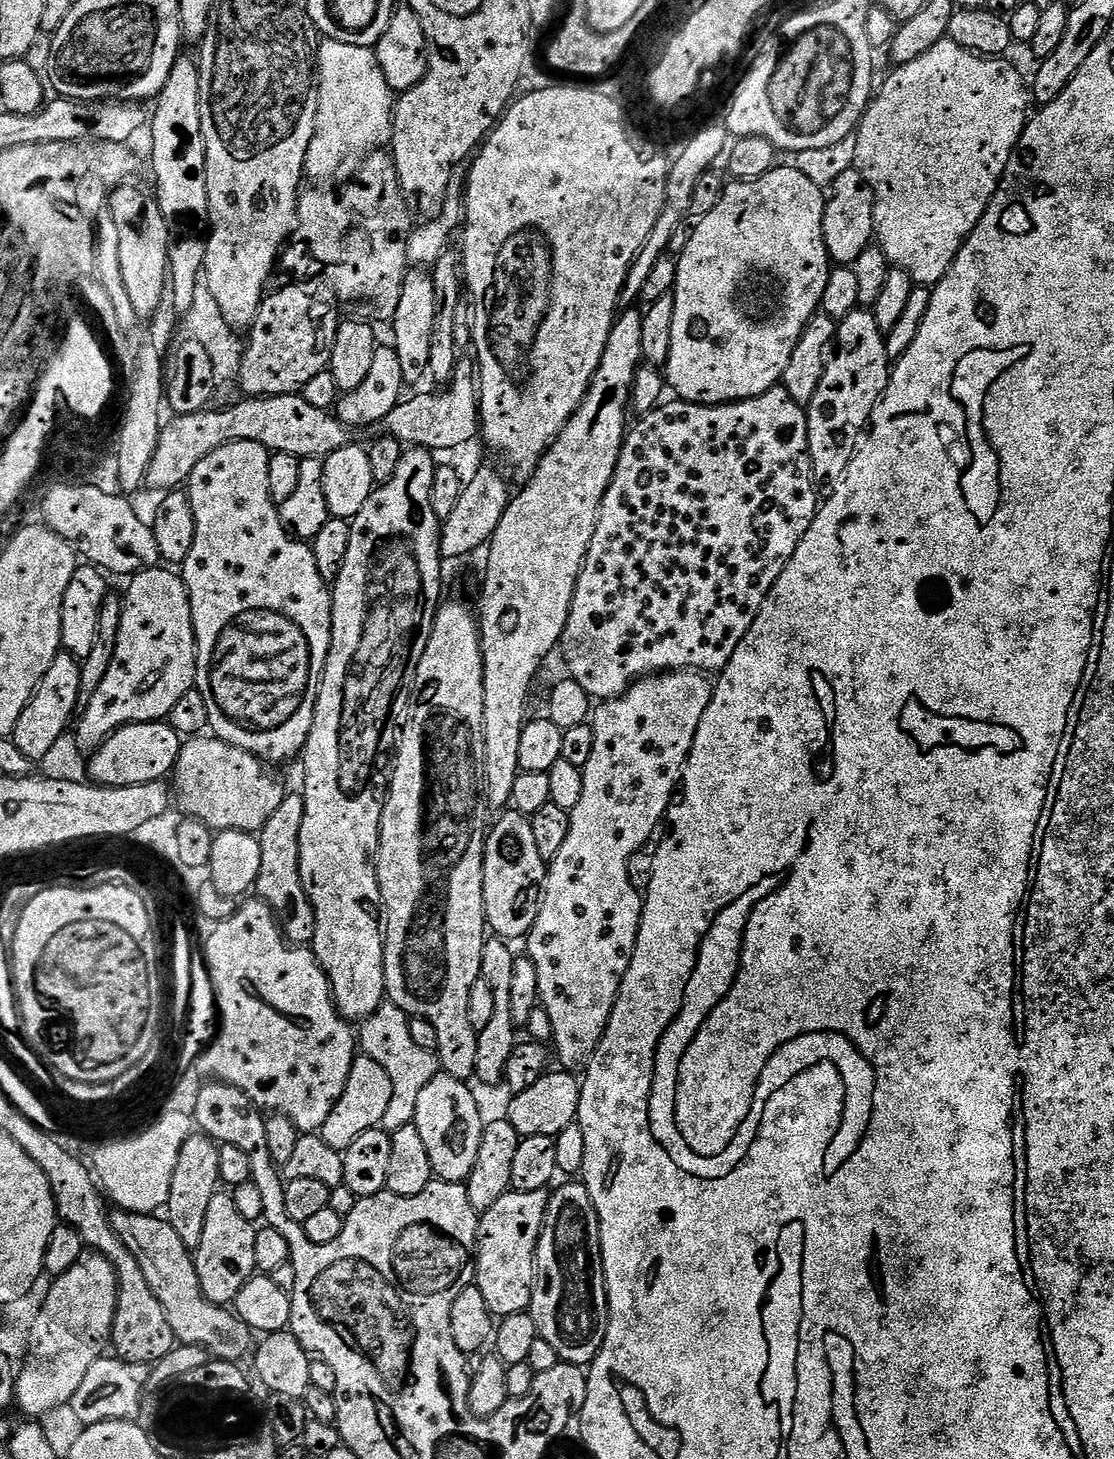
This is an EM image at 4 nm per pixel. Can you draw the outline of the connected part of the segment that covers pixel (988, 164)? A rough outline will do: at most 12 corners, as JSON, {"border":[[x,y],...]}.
{"border":[[947,38],[879,85],[857,172],[875,243],[934,286],[1030,119]]}

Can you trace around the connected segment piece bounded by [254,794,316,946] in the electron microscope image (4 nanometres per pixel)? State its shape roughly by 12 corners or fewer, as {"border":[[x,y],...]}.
{"border":[[285,795],[258,833],[254,892],[288,943],[311,945],[300,873],[303,795]]}

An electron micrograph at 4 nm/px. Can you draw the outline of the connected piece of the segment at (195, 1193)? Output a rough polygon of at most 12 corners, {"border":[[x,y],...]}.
{"border":[[203,1133],[183,1146],[166,1205],[190,1250],[201,1244],[221,1185],[219,1147]]}

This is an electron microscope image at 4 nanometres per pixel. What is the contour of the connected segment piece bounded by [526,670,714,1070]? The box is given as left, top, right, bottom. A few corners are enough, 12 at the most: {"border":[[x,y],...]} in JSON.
{"border":[[714,684],[595,709],[526,937],[554,1056],[583,1069],[638,942],[628,863],[668,815]]}

